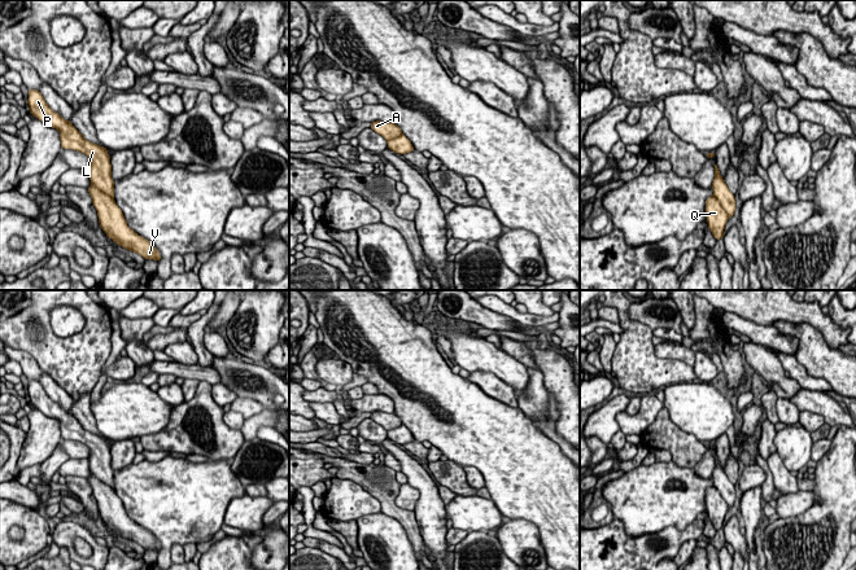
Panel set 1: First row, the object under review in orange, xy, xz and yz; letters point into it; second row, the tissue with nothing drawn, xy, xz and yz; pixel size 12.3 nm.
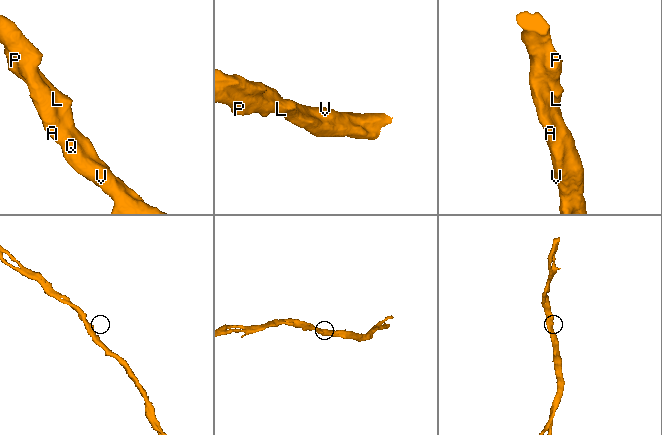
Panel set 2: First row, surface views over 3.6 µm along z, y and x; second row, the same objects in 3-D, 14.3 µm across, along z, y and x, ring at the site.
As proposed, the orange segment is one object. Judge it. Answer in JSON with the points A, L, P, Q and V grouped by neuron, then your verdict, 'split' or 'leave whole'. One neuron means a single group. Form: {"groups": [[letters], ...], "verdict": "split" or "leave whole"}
{"groups": [["A", "L", "P", "Q", "V"]], "verdict": "leave whole"}

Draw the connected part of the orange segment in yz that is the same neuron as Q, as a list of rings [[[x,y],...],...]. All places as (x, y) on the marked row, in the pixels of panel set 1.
[[[715,165],[715,172],[715,179],[711,185],[713,194],[706,201],[706,218],[713,237],[720,240],[724,237],[728,219],[734,216],[735,198],[720,175],[717,165]]]

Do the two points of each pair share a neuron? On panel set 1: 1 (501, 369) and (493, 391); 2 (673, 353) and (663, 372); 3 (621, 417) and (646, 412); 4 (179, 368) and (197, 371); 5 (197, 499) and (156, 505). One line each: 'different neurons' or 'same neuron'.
1: different neurons
2: different neurons
3: same neuron
4: same neuron
5: same neuron

